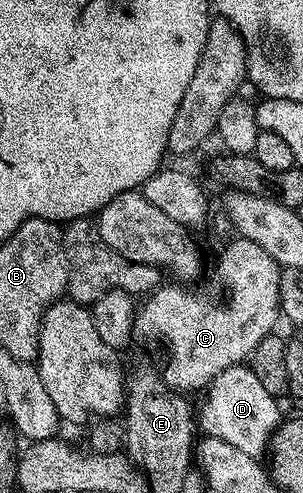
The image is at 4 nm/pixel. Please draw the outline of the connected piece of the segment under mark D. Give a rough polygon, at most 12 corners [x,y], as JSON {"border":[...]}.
{"border":[[251,366],[214,377],[198,427],[260,459],[282,422]]}

